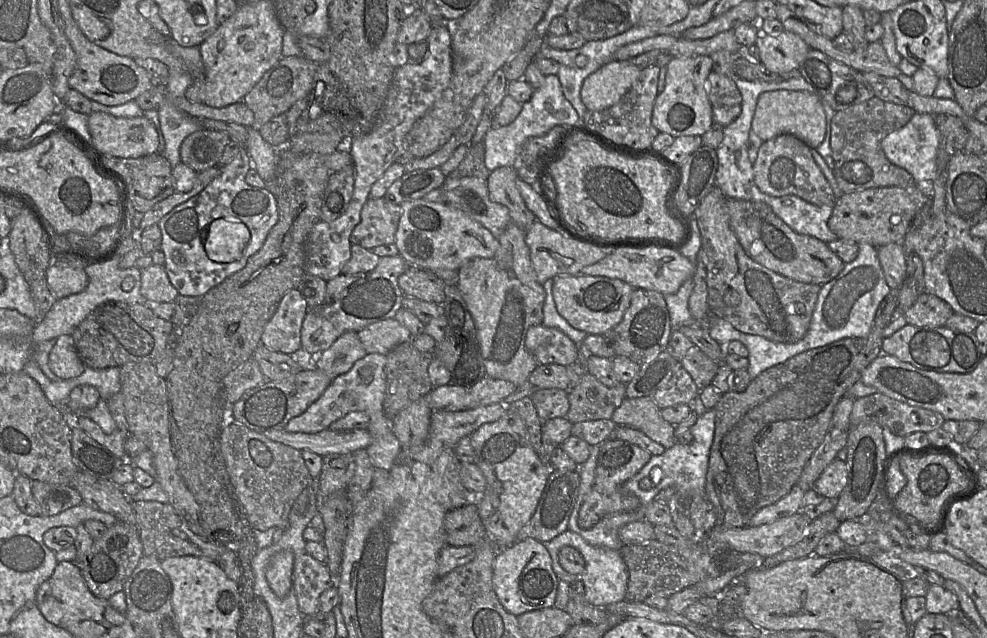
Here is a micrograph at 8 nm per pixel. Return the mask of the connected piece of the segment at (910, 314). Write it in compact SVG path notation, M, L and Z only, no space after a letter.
M923 293L904 313L908 324L917 327L941 327L953 315L952 307L939 297Z

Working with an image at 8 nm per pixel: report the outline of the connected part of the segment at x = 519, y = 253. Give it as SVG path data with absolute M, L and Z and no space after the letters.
M499 167L487 178L489 197L506 206L510 224L499 237L499 248L492 258L474 258L460 267L457 289L462 295L476 325L486 375L493 379L525 386L538 363L525 346L528 329L543 320L545 290L537 280L525 241L526 231L536 221L517 187L514 167Z

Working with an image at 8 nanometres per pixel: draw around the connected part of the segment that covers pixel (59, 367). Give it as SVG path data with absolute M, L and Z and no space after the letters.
M61 335L55 339L48 365L63 380L79 377L83 373L85 365L78 355L72 335Z

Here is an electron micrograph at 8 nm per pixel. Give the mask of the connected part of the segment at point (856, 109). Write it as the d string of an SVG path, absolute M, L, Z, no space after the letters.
M873 97L837 111L831 121L830 146L834 161L833 174L841 193L869 188L908 187L915 184L903 168L892 164L884 155L880 142L889 133L906 125L915 114L911 108Z

